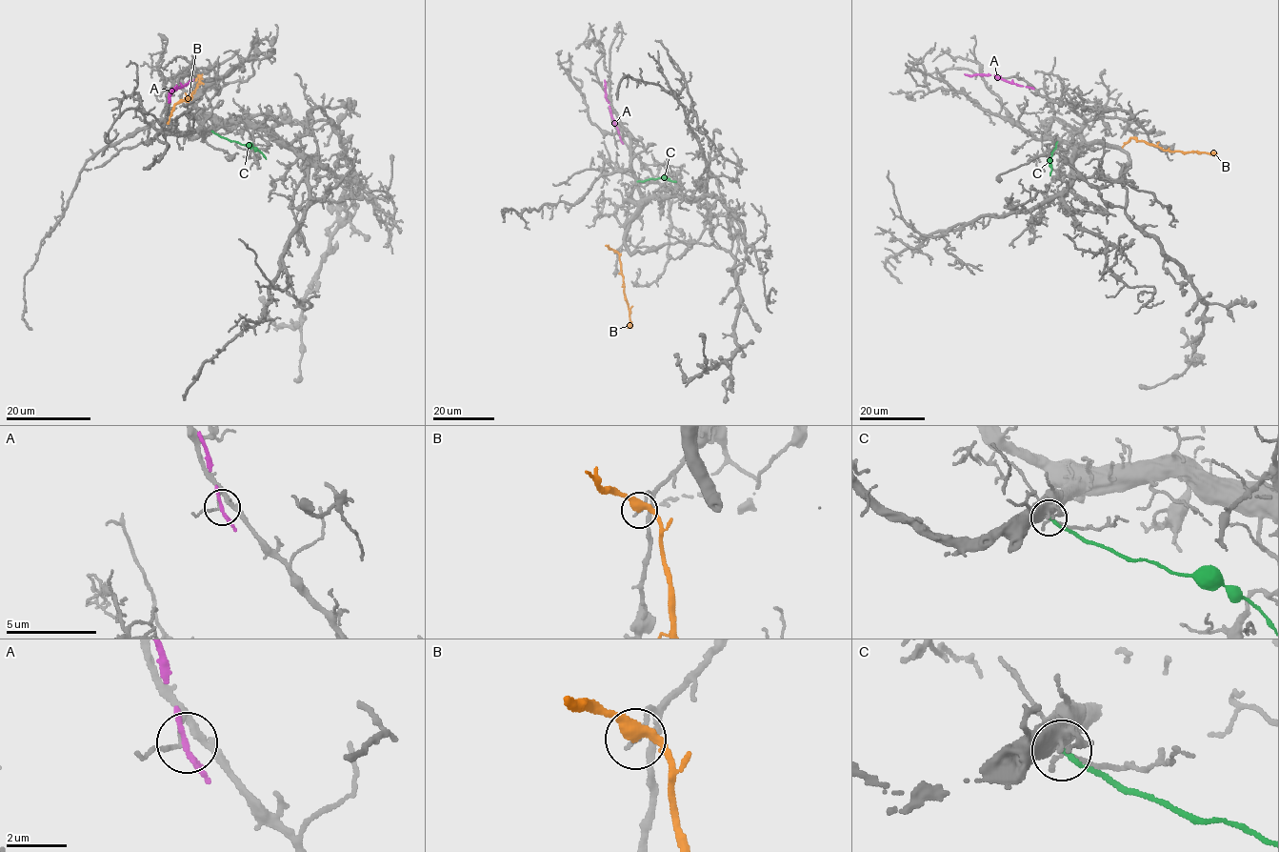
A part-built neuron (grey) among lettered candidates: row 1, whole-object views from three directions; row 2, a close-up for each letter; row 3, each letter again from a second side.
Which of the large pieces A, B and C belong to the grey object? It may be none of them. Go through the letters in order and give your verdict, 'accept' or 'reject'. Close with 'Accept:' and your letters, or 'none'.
A: reject
B: reject
C: reject
Accept: none

